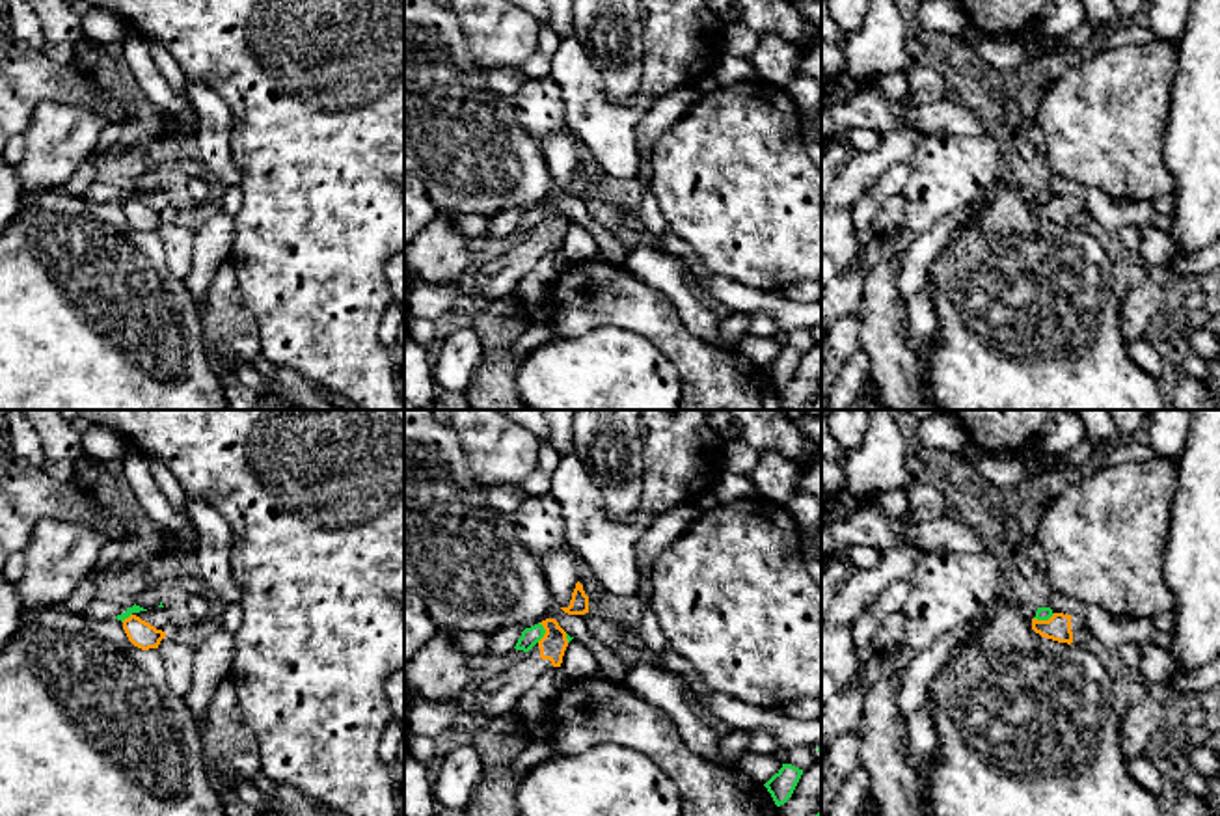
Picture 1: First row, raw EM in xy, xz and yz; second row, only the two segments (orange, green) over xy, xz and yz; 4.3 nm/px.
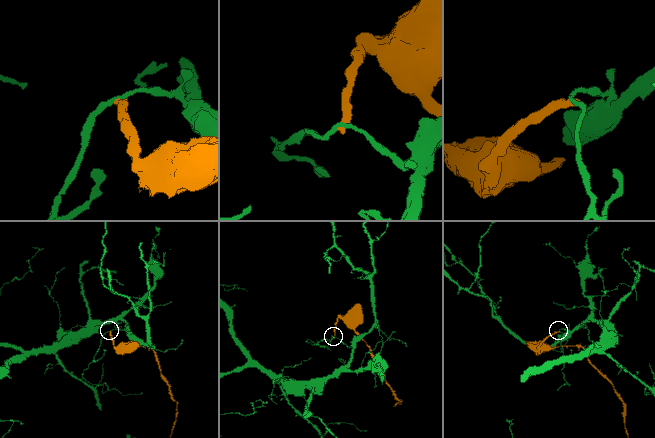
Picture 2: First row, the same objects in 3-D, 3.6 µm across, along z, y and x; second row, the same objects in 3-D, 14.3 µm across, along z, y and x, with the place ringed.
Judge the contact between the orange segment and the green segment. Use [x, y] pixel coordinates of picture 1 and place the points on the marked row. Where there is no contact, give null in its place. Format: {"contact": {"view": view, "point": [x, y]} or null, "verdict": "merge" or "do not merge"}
{"contact": {"view": "xz", "point": [546, 632]}, "verdict": "do not merge"}

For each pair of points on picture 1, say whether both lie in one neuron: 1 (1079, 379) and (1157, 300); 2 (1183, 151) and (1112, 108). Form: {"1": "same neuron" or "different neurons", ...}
{"1": "different neurons", "2": "different neurons"}

